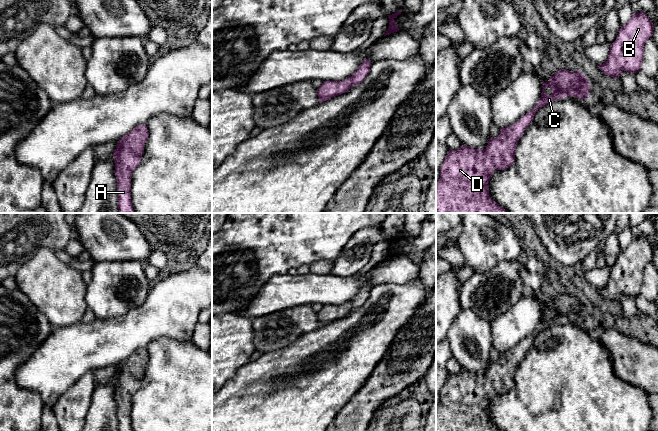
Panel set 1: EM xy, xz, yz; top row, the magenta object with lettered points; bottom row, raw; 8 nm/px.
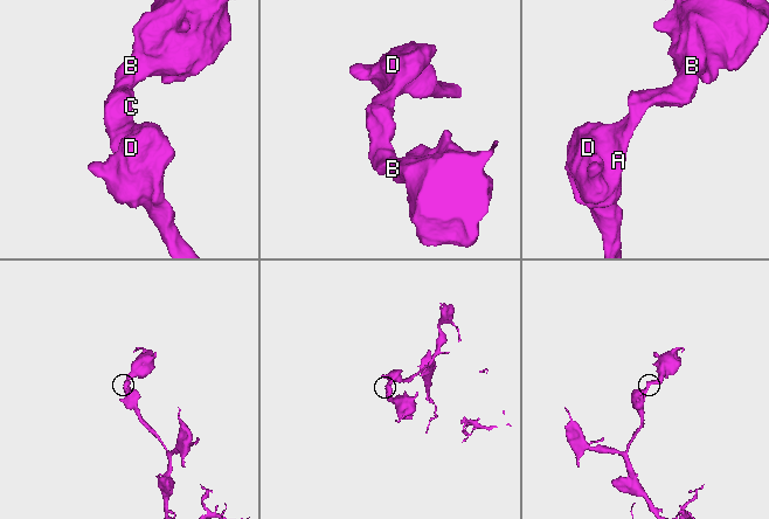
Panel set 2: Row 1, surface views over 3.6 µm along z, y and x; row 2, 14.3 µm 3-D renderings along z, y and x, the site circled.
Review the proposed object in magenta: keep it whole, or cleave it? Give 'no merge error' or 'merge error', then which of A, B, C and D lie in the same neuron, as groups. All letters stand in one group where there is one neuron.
no merge error | A B C D

